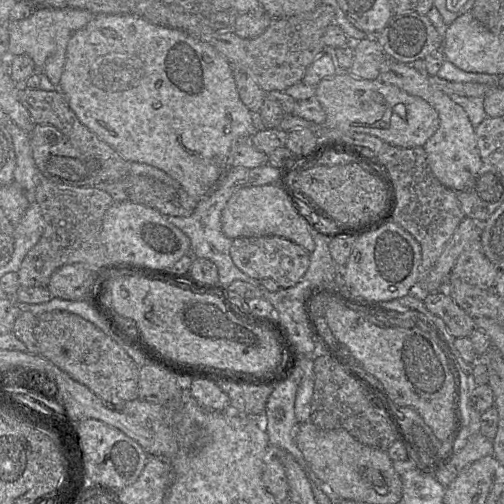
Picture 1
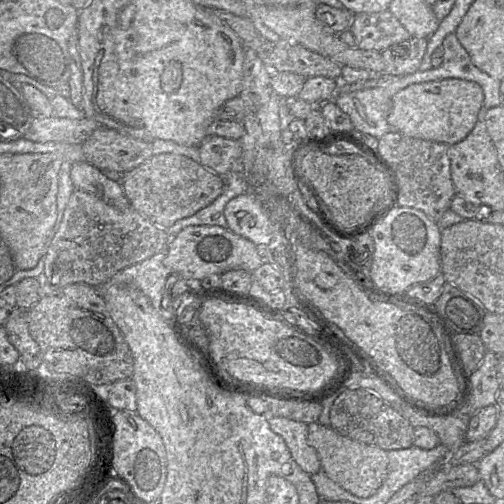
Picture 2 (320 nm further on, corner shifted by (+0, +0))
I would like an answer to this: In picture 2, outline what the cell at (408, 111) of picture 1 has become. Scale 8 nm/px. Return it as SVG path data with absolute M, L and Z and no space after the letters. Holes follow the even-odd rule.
M443 79L411 84L392 98L387 121L392 131L406 136L453 145L465 139L473 130L484 108L481 86L463 79Z

